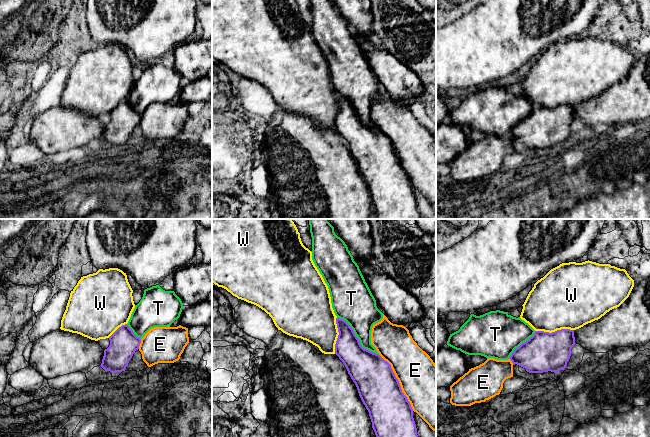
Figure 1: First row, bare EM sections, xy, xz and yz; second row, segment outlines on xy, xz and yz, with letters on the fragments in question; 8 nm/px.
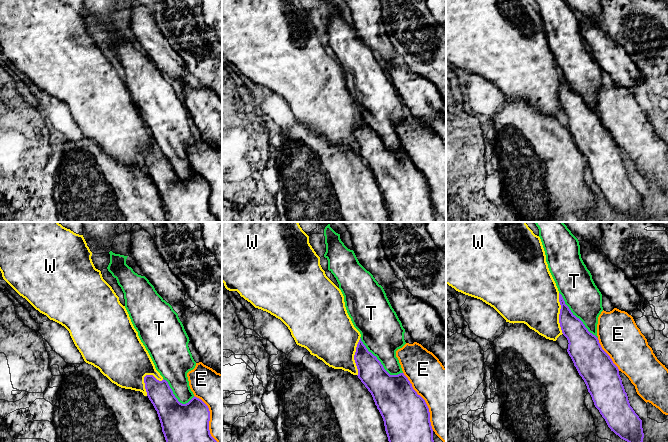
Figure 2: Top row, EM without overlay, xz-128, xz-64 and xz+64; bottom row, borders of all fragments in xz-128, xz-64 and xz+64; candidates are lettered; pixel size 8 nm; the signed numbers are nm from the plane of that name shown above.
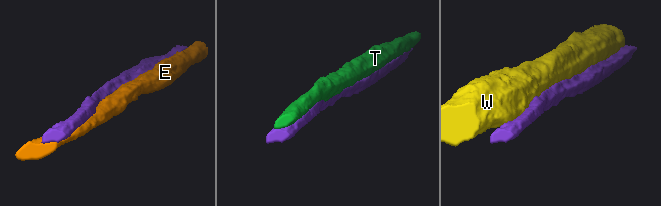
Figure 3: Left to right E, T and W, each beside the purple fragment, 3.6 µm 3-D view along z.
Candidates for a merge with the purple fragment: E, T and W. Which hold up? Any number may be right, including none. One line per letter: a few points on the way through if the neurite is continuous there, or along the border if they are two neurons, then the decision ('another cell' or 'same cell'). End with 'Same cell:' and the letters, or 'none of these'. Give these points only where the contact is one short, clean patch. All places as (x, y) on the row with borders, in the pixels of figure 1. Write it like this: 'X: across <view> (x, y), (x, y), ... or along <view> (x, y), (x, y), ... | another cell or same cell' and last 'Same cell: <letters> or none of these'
E: another cell
T: another cell
W: another cell
Same cell: none of these

